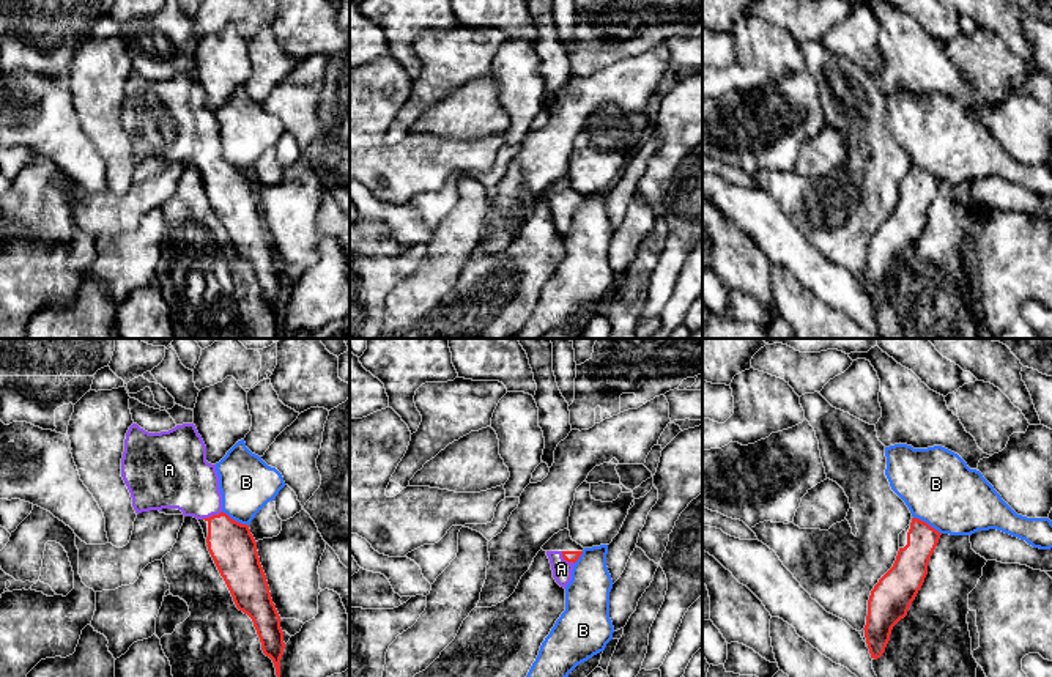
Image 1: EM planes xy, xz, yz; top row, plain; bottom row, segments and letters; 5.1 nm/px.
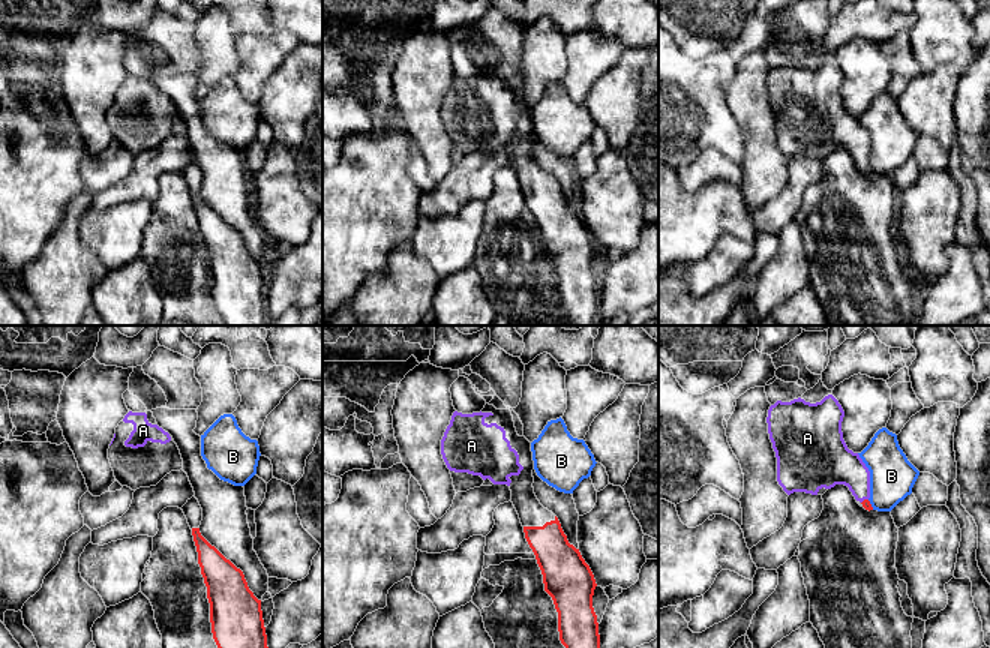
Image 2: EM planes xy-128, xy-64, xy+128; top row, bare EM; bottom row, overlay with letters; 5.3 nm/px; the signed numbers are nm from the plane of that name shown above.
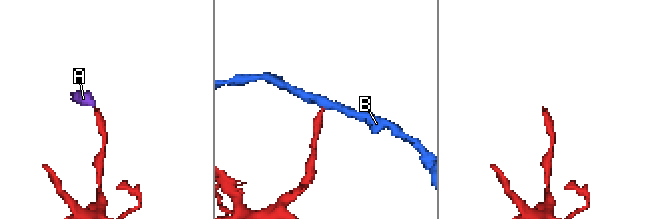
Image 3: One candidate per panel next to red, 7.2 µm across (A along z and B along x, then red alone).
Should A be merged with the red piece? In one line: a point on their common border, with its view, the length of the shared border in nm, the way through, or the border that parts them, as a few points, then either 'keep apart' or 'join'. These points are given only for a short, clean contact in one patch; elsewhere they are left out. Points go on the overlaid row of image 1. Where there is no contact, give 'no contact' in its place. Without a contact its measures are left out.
contact xy (213, 515); length 110 nm; way xy (230, 543), (213, 515), (208, 506), (181, 477); join

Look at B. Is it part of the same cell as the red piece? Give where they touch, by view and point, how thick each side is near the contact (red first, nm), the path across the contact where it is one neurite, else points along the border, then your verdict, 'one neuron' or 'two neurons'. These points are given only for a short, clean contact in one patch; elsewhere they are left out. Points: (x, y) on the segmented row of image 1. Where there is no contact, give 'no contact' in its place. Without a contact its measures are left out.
contact yz (926, 523); calibres 180 and 380 nm; border yz (914, 517), (926, 521), (940, 534); two neurons

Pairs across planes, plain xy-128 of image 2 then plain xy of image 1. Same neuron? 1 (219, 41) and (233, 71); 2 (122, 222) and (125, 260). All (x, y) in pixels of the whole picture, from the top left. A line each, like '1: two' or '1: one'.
1: one
2: one

